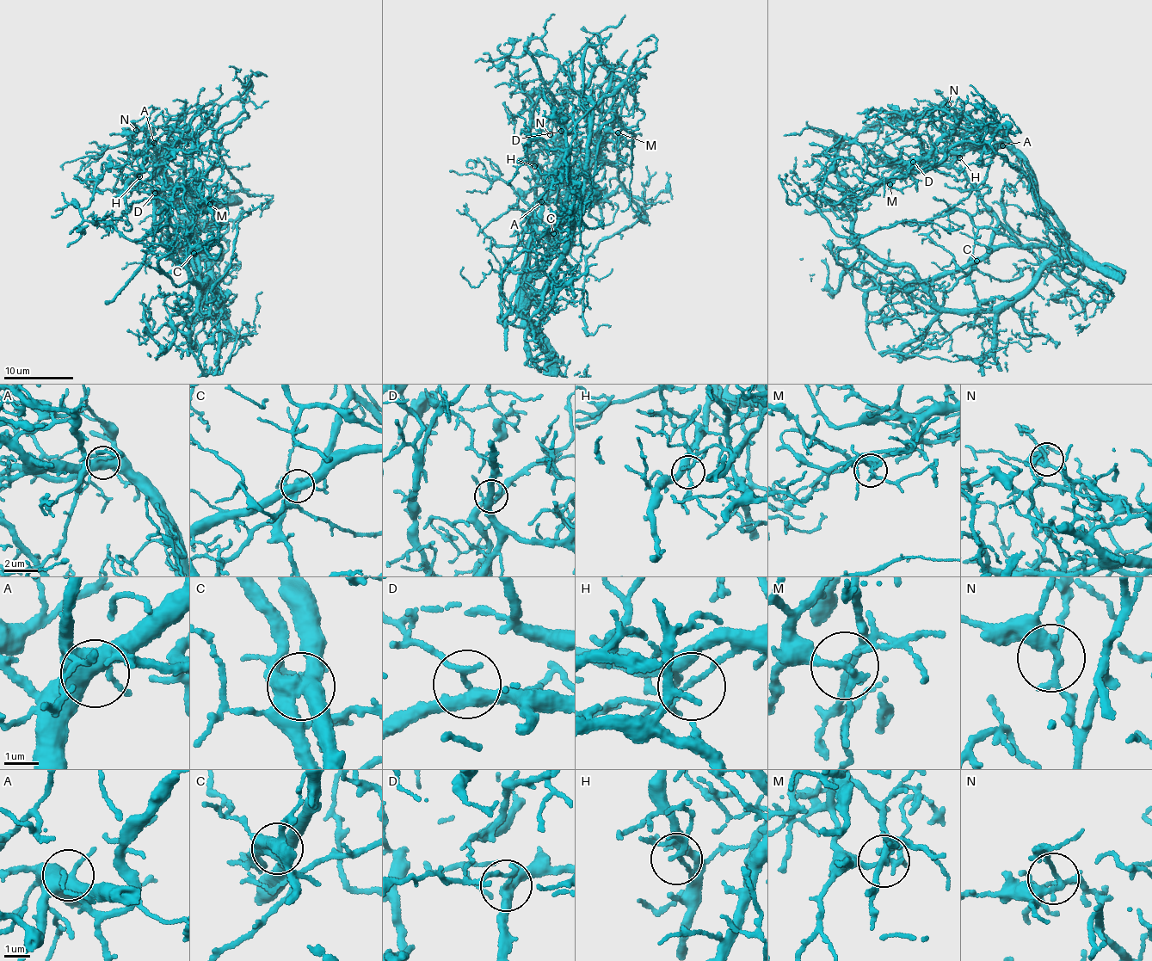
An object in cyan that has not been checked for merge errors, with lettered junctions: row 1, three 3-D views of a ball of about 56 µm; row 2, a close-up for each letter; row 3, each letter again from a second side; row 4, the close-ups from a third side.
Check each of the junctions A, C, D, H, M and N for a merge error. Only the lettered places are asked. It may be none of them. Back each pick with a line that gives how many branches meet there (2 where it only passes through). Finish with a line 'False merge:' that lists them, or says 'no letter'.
C: 4 branches meet
M: 3 branches meet
False merge: C, M

